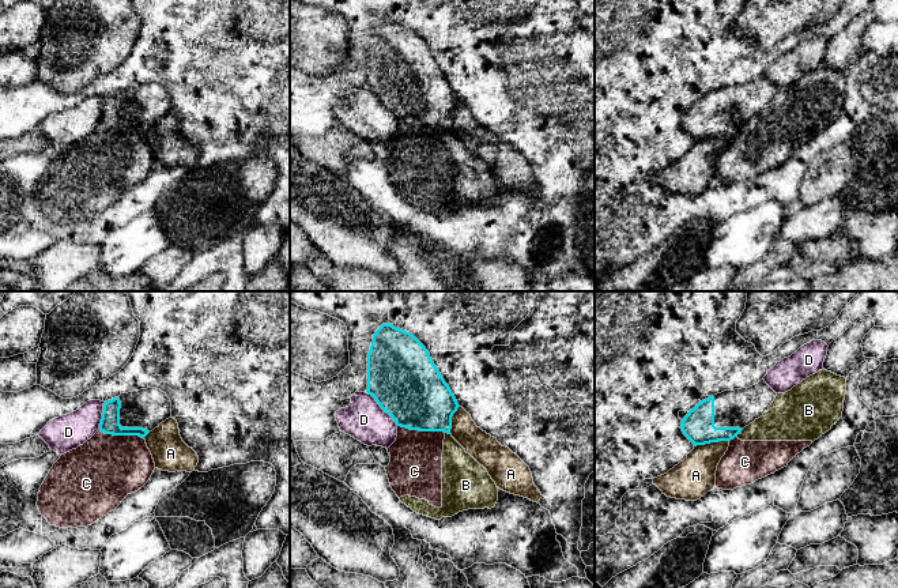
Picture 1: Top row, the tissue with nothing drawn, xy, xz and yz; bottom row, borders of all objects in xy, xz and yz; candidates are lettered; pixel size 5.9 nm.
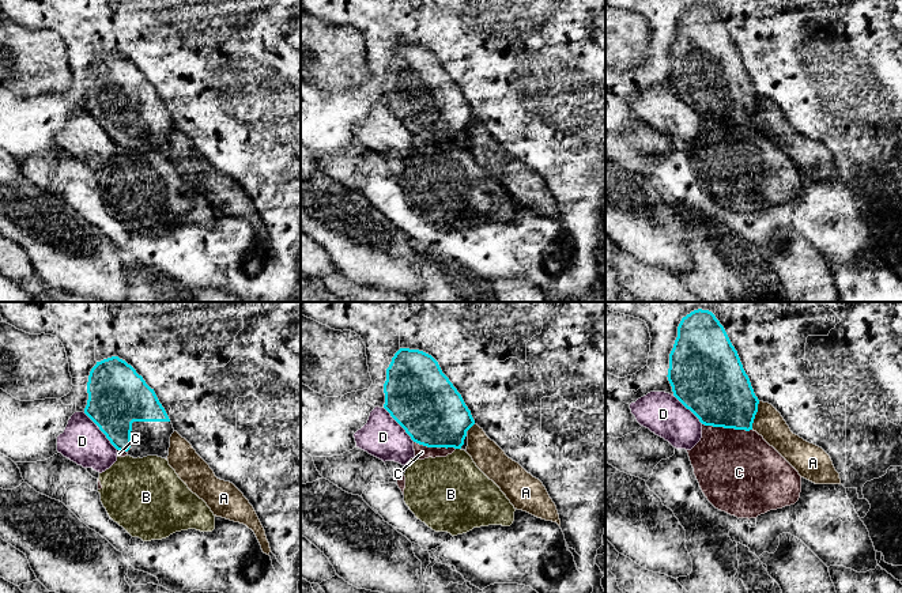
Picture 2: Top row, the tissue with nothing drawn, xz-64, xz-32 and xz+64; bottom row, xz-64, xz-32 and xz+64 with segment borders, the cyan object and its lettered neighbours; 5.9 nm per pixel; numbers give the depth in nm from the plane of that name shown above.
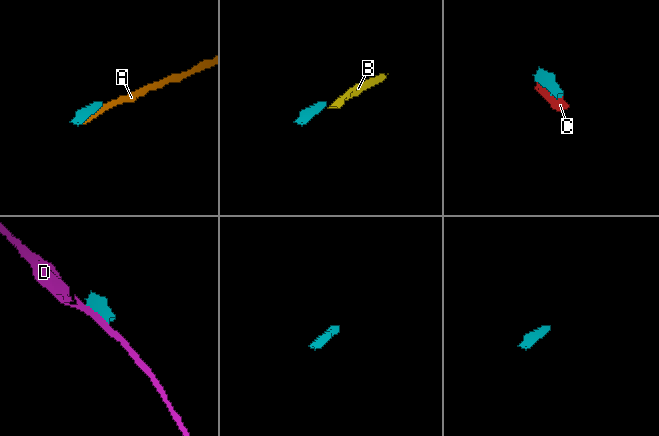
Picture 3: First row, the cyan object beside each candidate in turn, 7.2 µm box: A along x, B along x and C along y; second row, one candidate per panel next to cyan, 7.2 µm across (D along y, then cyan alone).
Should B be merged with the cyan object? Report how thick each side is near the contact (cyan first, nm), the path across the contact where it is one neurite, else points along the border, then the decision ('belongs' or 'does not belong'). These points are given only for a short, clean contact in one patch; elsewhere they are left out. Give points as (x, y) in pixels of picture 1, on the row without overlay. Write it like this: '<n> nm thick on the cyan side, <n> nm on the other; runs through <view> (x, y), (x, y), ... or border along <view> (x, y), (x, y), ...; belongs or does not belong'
360 nm thick on the cyan side, 220 nm on the other; border along xz (445, 127), (449, 129); does not belong

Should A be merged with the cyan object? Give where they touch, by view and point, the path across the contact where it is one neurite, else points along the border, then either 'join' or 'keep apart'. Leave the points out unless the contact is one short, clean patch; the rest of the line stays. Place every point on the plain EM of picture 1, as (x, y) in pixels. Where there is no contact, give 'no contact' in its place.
meets cyan in yz at (710, 136); border along yz (728, 135), (697, 139), (694, 142); keep apart

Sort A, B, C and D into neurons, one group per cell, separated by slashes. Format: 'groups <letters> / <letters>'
groups A / B C / D

